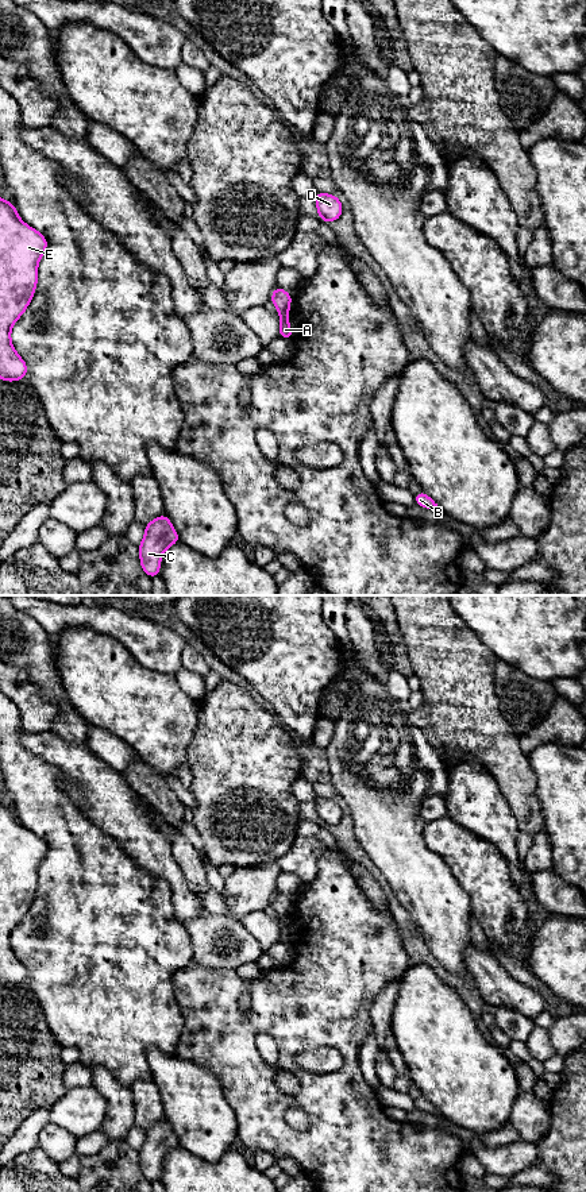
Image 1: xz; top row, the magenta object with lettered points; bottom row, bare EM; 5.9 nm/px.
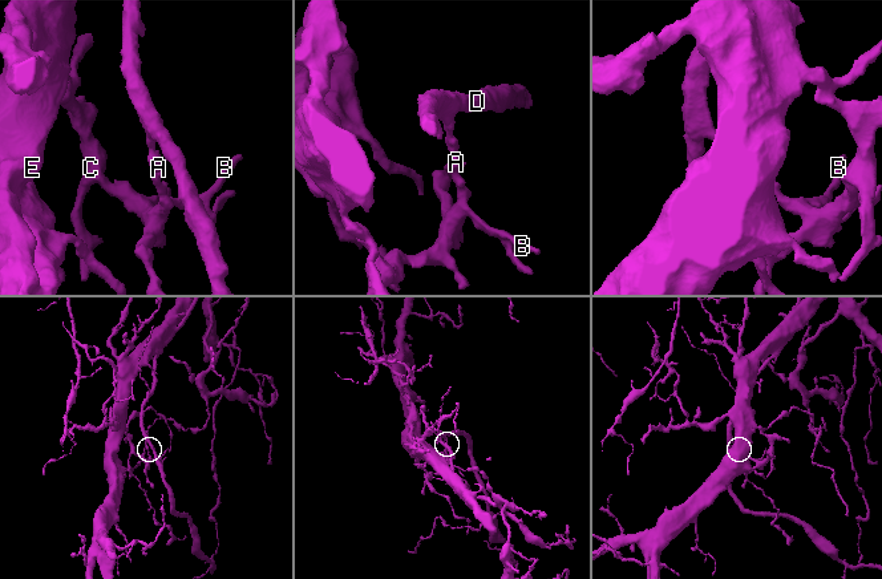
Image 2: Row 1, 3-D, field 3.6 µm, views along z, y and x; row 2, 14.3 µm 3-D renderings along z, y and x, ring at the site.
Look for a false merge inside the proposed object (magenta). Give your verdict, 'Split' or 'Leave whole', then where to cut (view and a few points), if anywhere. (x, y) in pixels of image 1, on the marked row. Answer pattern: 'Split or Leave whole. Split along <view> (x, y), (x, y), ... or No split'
Split. Split along xz (280, 313), (286, 315)

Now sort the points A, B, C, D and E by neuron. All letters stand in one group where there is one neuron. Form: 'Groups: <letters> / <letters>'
Groups: A B C E / D

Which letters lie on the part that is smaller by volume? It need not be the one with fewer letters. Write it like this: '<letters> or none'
D

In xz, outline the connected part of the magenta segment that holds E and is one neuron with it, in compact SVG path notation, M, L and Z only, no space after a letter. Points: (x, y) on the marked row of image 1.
M0 197L0 379L26 378L27 364L11 344L11 327L27 309L38 282L38 262L47 248L46 238L23 223L11 201Z

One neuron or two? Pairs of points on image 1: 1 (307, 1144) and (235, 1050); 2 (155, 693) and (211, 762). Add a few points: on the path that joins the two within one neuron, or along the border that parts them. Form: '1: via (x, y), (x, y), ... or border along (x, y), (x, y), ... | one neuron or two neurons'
1: via (281, 1130), (259, 1108), (245, 1076) | one neuron
2: border along (200, 708), (196, 730), (187, 751), (187, 763) | two neurons

